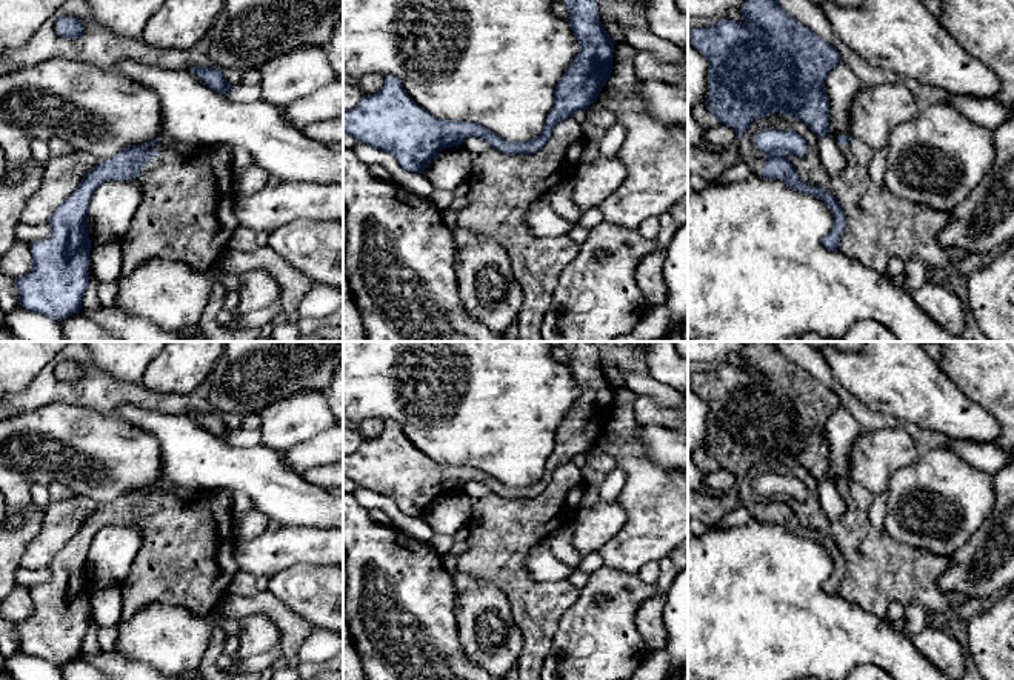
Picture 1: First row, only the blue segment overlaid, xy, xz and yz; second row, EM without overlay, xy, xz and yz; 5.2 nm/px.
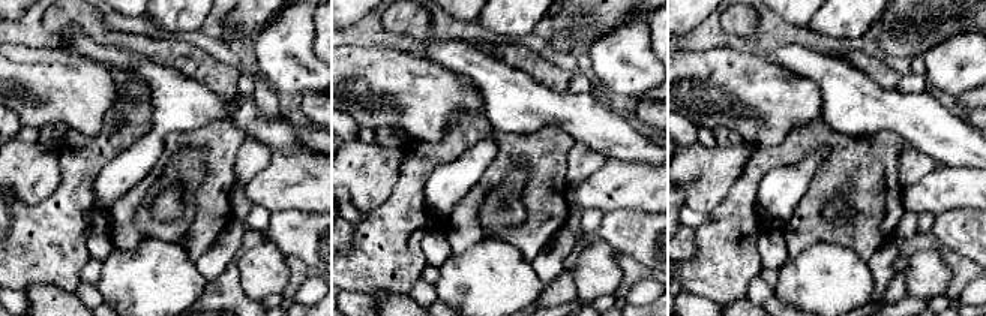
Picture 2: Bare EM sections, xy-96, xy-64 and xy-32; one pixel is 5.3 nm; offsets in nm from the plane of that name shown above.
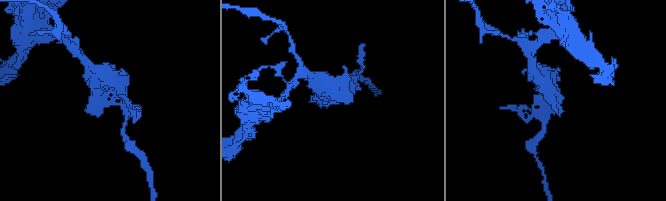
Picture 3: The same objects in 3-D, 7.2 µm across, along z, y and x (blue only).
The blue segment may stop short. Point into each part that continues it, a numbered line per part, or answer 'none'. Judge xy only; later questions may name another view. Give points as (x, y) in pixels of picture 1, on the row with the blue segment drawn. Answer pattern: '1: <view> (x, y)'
1: xy (186, 214)

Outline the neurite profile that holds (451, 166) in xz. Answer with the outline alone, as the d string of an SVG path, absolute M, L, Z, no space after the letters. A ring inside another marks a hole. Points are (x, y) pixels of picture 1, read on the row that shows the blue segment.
M462 146L442 149L425 169L425 177L435 194L448 194L459 185L471 180L472 158Z

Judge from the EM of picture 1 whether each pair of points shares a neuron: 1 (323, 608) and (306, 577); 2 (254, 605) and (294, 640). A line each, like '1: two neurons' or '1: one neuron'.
1: one neuron
2: one neuron

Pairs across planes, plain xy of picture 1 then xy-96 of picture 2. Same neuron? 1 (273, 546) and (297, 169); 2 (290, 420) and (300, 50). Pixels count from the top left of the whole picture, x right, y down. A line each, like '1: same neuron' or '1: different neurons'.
1: same neuron
2: same neuron

